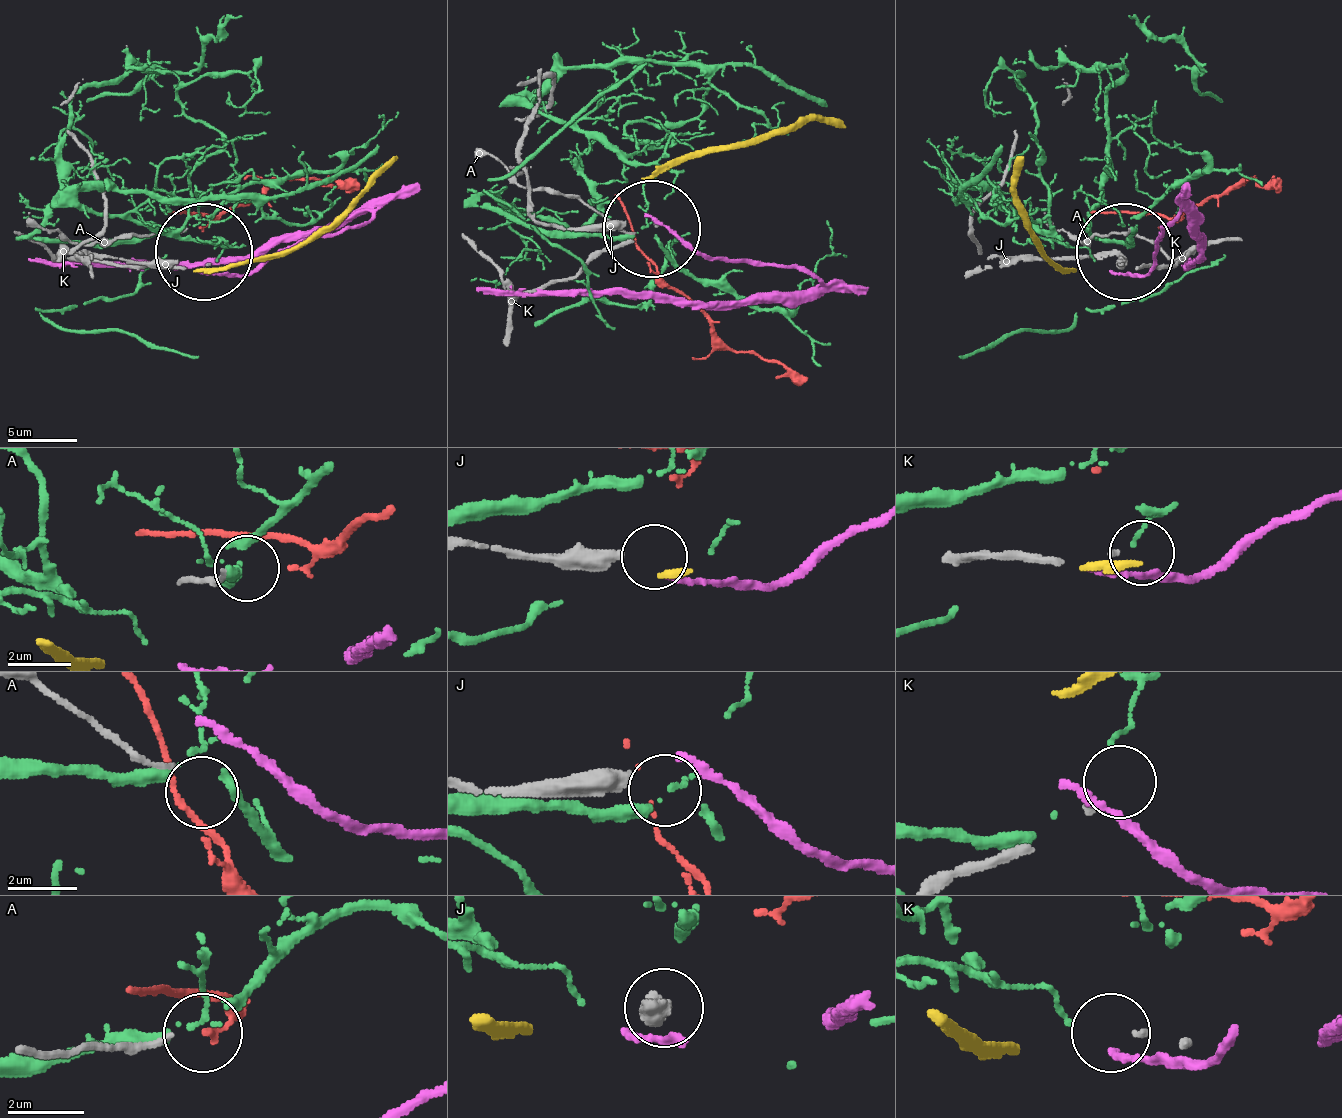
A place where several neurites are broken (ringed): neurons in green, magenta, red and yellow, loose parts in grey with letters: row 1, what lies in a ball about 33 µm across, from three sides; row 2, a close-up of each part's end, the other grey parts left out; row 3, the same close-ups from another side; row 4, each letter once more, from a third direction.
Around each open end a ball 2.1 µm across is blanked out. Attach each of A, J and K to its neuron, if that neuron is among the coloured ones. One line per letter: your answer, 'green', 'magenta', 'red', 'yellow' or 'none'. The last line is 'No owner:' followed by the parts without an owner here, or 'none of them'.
A: none
J: none
K: none
No owner: A, J, K

